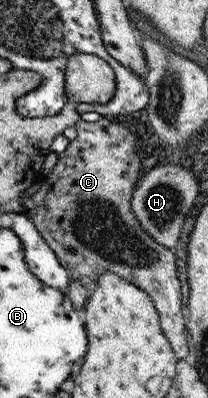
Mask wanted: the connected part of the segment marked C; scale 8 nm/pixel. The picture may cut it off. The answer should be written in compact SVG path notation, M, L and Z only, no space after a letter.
M103 116L94 122L78 120L74 123L76 134L68 141L64 152L57 153L56 164L48 176L42 177L42 184L22 202L20 211L33 222L45 243L57 256L58 262L67 270L70 279L74 279L88 288L102 272L114 273L126 279L131 285L144 289L152 301L152 308L158 314L162 334L171 344L176 359L188 356L188 346L184 339L185 325L182 319L182 300L180 282L176 279L174 260L178 254L158 244L140 226L130 206L133 188L140 179L141 162L134 154L134 136L122 126Z

